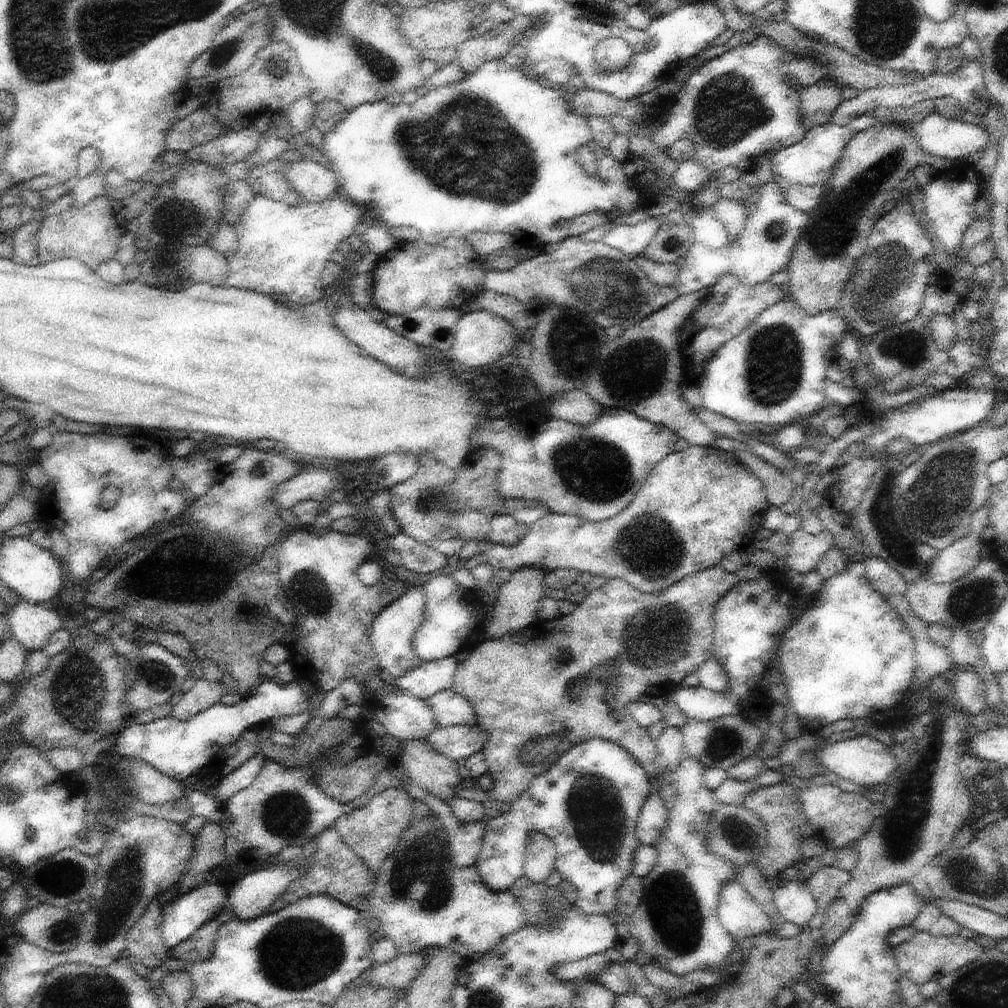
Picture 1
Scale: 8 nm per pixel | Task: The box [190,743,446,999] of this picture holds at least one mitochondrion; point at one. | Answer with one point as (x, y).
(299, 954)

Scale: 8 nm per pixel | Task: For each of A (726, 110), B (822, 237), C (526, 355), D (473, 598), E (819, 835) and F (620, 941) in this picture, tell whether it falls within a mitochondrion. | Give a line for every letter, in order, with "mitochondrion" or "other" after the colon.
A: mitochondrion
B: mitochondrion
C: other
D: other
E: other
F: other

